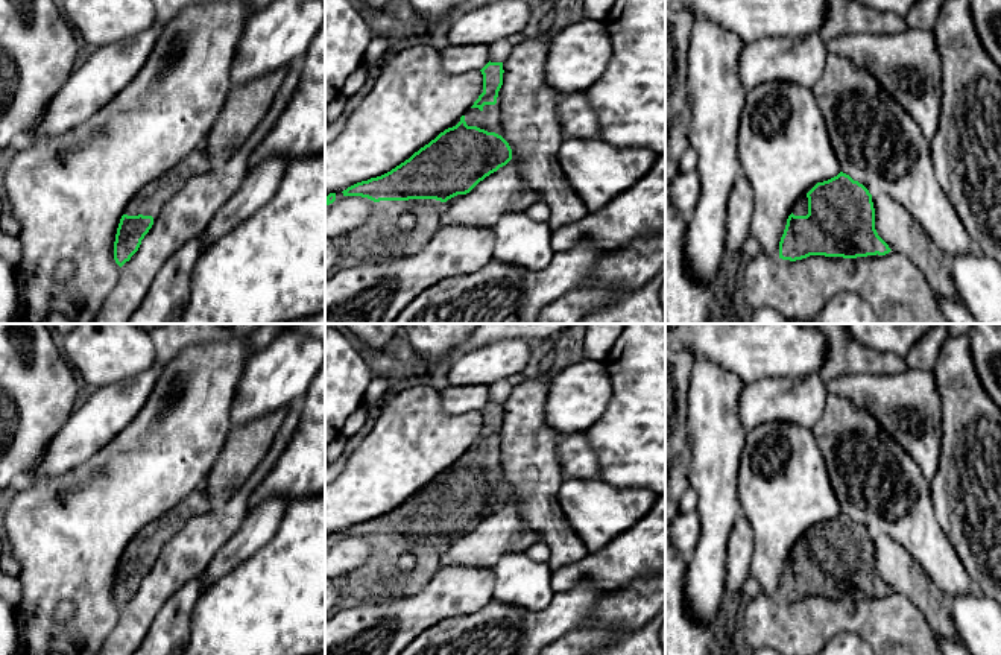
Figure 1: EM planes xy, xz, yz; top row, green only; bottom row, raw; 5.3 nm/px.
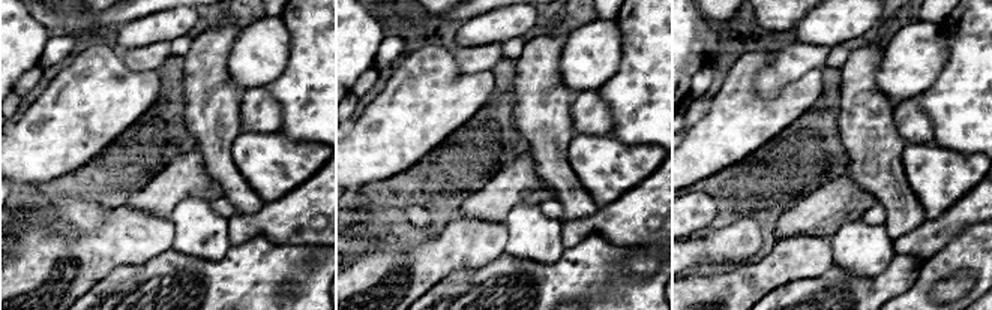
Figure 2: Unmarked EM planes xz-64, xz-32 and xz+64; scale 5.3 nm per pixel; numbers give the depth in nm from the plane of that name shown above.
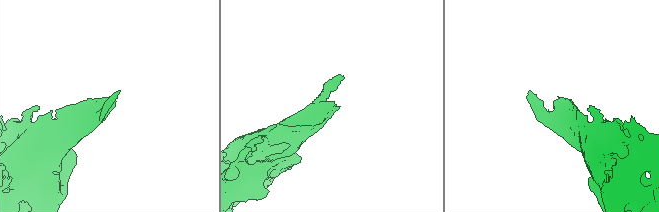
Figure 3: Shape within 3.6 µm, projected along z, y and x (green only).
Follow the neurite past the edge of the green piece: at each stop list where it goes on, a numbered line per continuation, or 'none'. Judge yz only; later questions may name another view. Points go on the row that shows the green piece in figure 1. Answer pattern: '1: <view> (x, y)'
1: yz (801, 207)

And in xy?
1: xy (149, 201)

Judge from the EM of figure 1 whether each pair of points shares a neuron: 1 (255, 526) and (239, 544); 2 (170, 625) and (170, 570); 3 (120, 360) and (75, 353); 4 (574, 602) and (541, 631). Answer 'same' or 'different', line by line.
1: same
2: different
3: same
4: same

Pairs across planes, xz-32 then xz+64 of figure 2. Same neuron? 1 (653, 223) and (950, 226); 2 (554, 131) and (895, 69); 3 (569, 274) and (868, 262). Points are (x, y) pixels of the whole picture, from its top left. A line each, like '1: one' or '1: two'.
1: one
2: two
3: two

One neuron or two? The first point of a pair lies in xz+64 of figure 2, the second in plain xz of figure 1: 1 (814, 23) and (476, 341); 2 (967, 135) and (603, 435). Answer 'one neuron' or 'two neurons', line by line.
1: two neurons
2: one neuron

